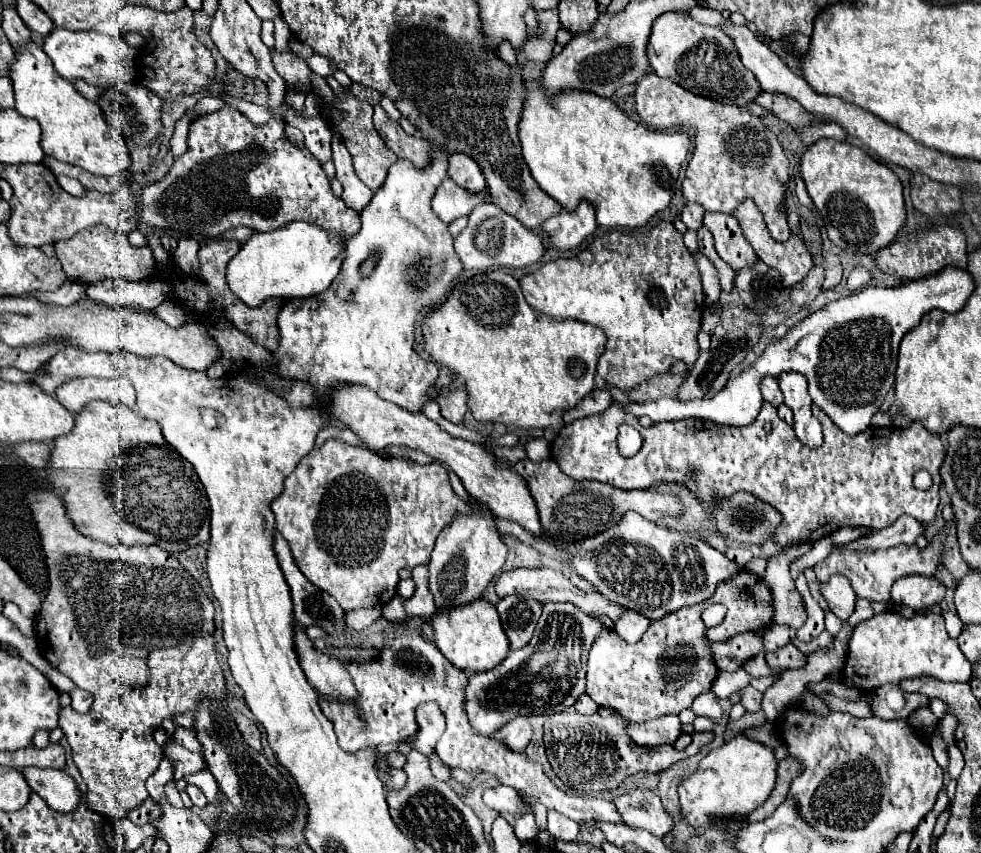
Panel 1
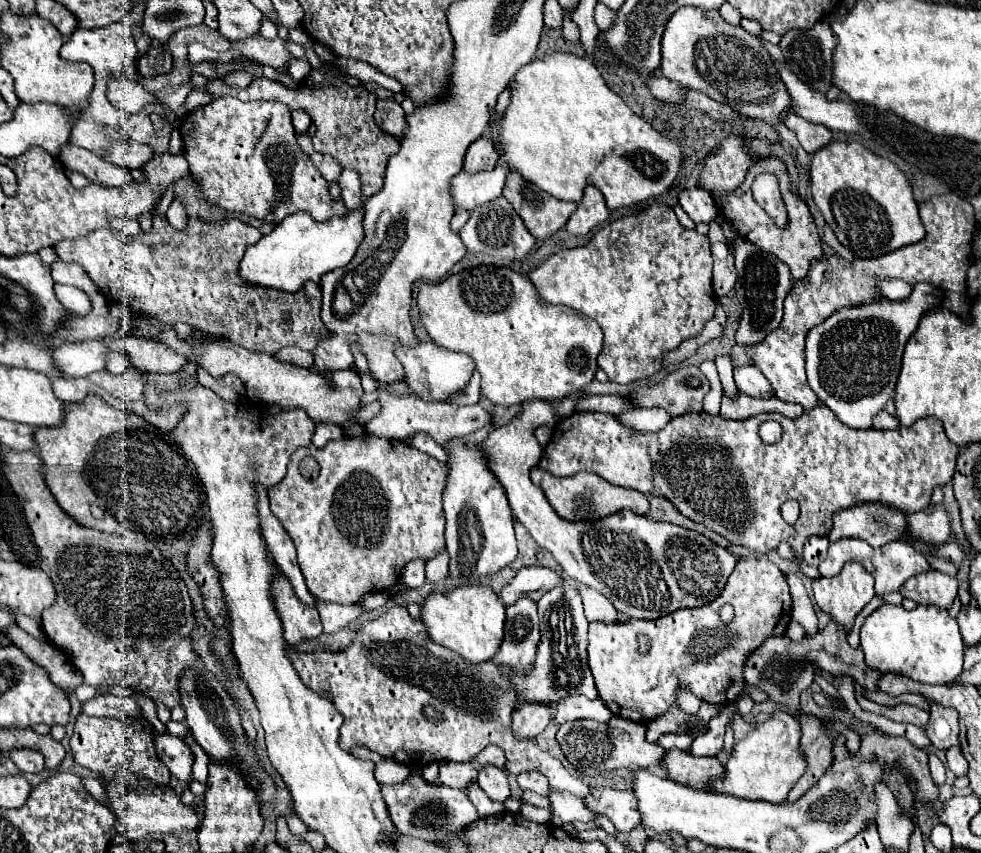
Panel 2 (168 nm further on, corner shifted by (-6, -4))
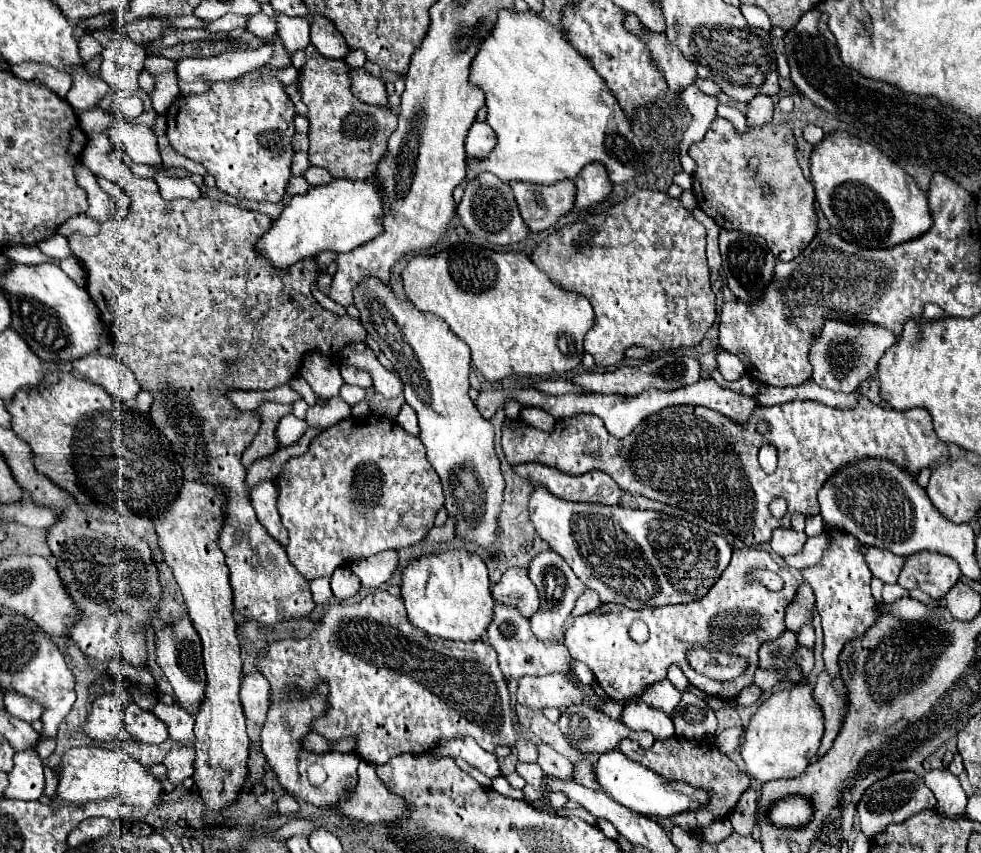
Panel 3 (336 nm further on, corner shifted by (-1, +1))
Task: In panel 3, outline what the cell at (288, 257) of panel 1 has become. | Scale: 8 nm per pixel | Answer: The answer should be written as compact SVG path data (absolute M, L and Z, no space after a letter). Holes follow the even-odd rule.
M333 180L333 184L327 186L313 186L311 192L305 196L293 196L291 202L283 208L277 220L273 220L271 228L257 240L257 254L261 254L275 270L289 270L295 262L305 258L315 258L321 252L351 252L369 240L373 240L377 234L381 234L381 216L383 216L383 204L381 204L381 192L373 180Z

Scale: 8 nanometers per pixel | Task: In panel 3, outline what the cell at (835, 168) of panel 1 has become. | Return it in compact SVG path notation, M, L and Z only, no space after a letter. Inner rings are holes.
M825 136L811 154L811 184L815 188L815 200L819 202L825 218L831 224L831 232L847 242L863 248L887 248L901 242L915 240L931 226L931 214L925 194L917 188L915 180L899 168L889 156L877 150L873 144L863 142L857 136Z

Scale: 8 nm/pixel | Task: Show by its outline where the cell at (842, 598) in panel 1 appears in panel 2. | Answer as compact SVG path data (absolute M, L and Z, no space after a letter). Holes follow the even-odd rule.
M846 563L842 567L842 571L838 575L834 575L834 577L814 579L812 591L814 591L814 599L816 599L818 607L824 613L828 613L844 631L852 629L852 623L854 623L856 615L876 595L874 593L874 577L870 573L866 573L866 569L860 563Z

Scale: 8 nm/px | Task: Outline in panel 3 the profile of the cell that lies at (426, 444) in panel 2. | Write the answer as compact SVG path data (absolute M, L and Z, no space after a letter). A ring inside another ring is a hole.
M403 404L401 406L401 412L397 414L397 422L399 426L407 432L407 434L413 434L413 436L419 436L419 424L417 424L417 416L413 412L413 408L409 408L409 404Z

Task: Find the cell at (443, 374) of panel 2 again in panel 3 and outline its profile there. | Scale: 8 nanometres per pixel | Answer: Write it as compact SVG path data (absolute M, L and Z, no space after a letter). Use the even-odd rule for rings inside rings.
M367 280L365 284L361 284L361 288L357 288L355 308L361 312L363 328L381 346L381 352L387 356L387 360L391 360L395 372L405 384L405 402L417 412L421 428L419 438L427 448L427 458L431 466L441 478L447 514L455 518L455 534L463 542L489 550L497 542L505 480L501 476L499 458L493 448L493 424L475 410L471 398L467 396L471 372L469 346L459 336L455 336L445 322L437 320L437 316L425 316L423 312L417 312L411 302L395 298L393 292L385 288L379 280Z

